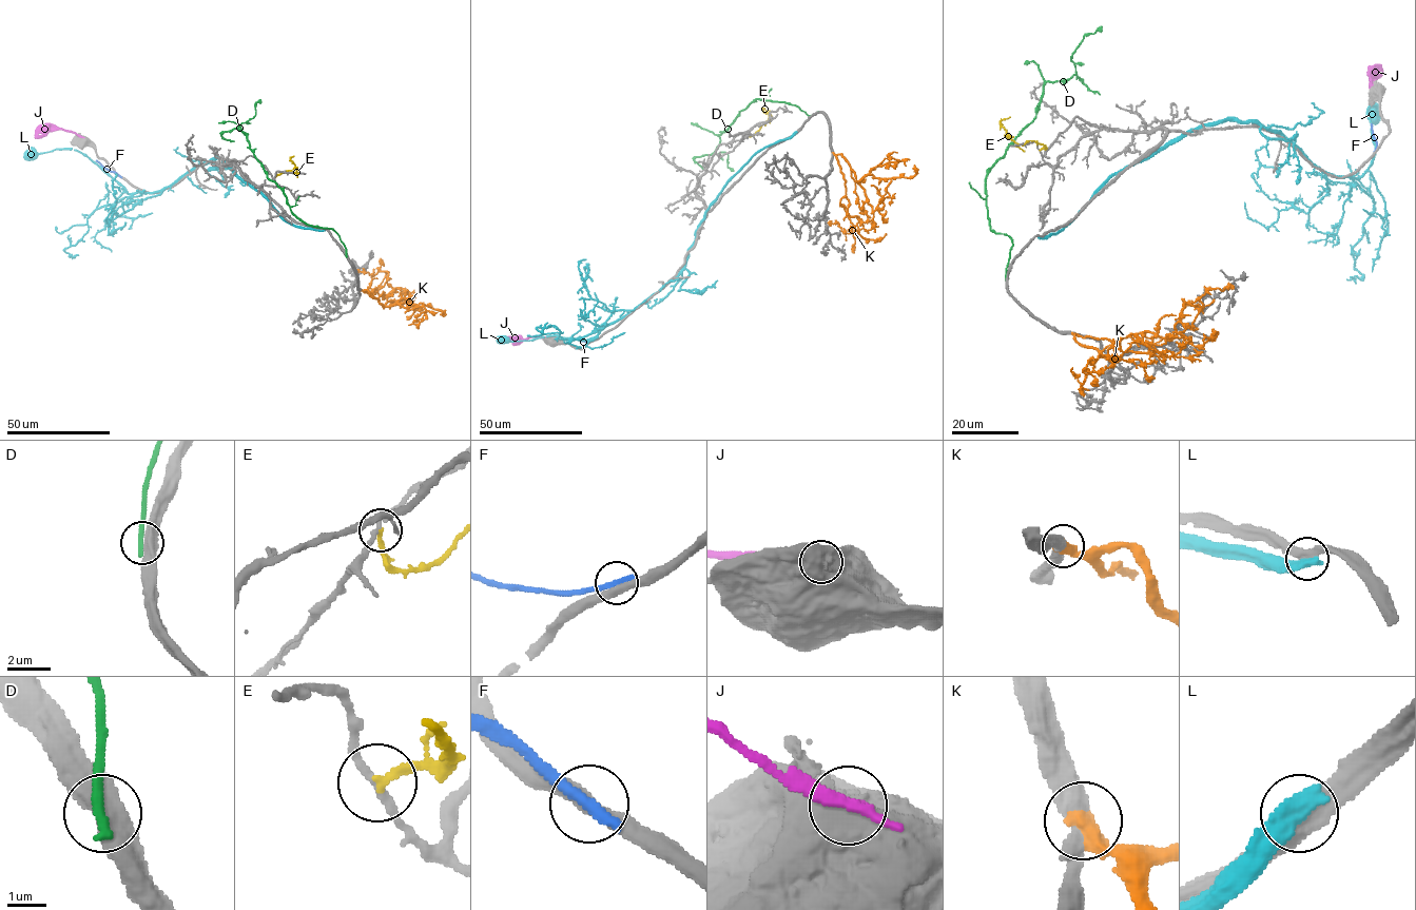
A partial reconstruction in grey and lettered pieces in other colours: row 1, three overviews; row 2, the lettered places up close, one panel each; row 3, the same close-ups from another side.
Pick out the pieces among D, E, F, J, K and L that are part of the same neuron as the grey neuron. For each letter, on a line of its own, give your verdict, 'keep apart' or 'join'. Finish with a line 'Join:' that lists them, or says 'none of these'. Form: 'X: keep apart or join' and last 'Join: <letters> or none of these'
D: keep apart
E: keep apart
F: keep apart
J: keep apart
K: join
L: keep apart
Join: K

